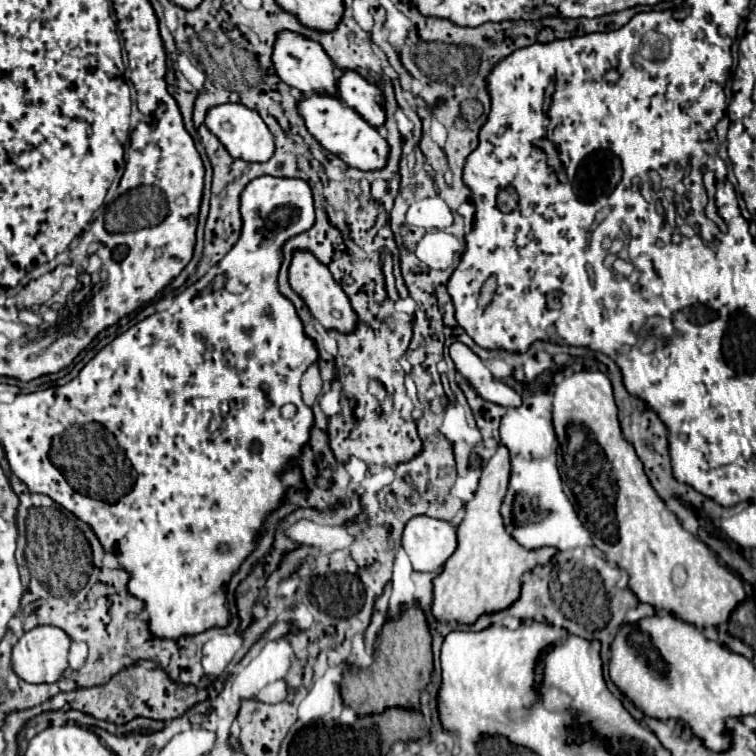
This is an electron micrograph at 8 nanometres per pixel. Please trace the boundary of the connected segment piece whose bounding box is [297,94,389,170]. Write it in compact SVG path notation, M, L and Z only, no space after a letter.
M329 94L303 96L297 102L297 112L303 118L311 136L317 142L321 142L329 152L339 156L347 166L353 166L359 170L377 170L385 166L385 160L389 154L389 146L385 138L367 120L363 120L363 116L359 116L353 108L349 108L337 96L329 96Z

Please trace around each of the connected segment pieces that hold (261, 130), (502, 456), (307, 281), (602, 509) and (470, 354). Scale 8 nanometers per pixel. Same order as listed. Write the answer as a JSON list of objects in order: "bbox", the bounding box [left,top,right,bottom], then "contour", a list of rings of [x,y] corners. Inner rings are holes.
[{"bbox":[205,104,273,162],"contour":[[[219,104],[207,110],[205,126],[219,138],[219,142],[227,148],[227,152],[233,158],[247,160],[247,162],[267,162],[273,156],[273,136],[269,134],[269,128],[261,120],[261,116],[243,106],[243,104]]]},{"bbox":[431,444,557,624],"contour":[[[499,444],[495,456],[481,470],[479,488],[477,488],[473,500],[469,500],[465,504],[465,518],[457,526],[457,550],[445,562],[443,572],[433,580],[433,606],[431,606],[431,612],[437,620],[443,620],[443,622],[455,620],[455,622],[463,622],[463,624],[473,624],[477,620],[477,616],[481,616],[481,614],[497,612],[497,610],[503,610],[503,608],[511,606],[519,596],[519,588],[521,588],[519,578],[521,578],[521,574],[535,568],[537,564],[547,564],[547,560],[551,560],[551,556],[557,552],[555,548],[527,550],[505,530],[499,508],[501,508],[503,496],[507,492],[507,482],[509,482],[509,450],[503,444]]]},{"bbox":[289,250,355,332],"contour":[[[307,250],[293,252],[291,264],[289,264],[289,284],[291,284],[293,292],[297,292],[305,300],[313,318],[319,320],[323,324],[323,328],[327,328],[327,330],[333,328],[339,332],[351,332],[351,328],[355,328],[355,312],[347,300],[345,292],[333,280],[329,268],[323,262],[319,262],[311,252],[307,252]]]},{"bbox":[553,370,745,630],"contour":[[[581,370],[565,374],[561,376],[561,380],[557,380],[553,388],[553,428],[561,450],[559,454],[561,480],[565,484],[567,494],[575,500],[579,520],[591,532],[593,544],[609,560],[617,562],[621,568],[627,570],[629,588],[635,592],[639,602],[649,602],[655,608],[669,610],[701,630],[705,626],[717,626],[721,622],[727,622],[731,610],[745,598],[743,582],[733,570],[727,570],[727,566],[719,562],[719,558],[709,550],[707,544],[703,544],[699,538],[687,532],[681,526],[679,518],[657,496],[643,470],[641,460],[635,454],[633,444],[627,442],[621,432],[613,388],[603,372]],[[679,568],[685,572],[685,578],[681,580],[675,576]]]},{"bbox":[449,342,523,408],"contour":[[[453,342],[449,346],[449,354],[455,362],[457,372],[463,378],[467,378],[467,382],[483,400],[489,400],[505,408],[517,408],[523,404],[523,398],[513,388],[491,376],[491,372],[485,368],[481,358],[471,348],[467,348],[461,342]]]}]

